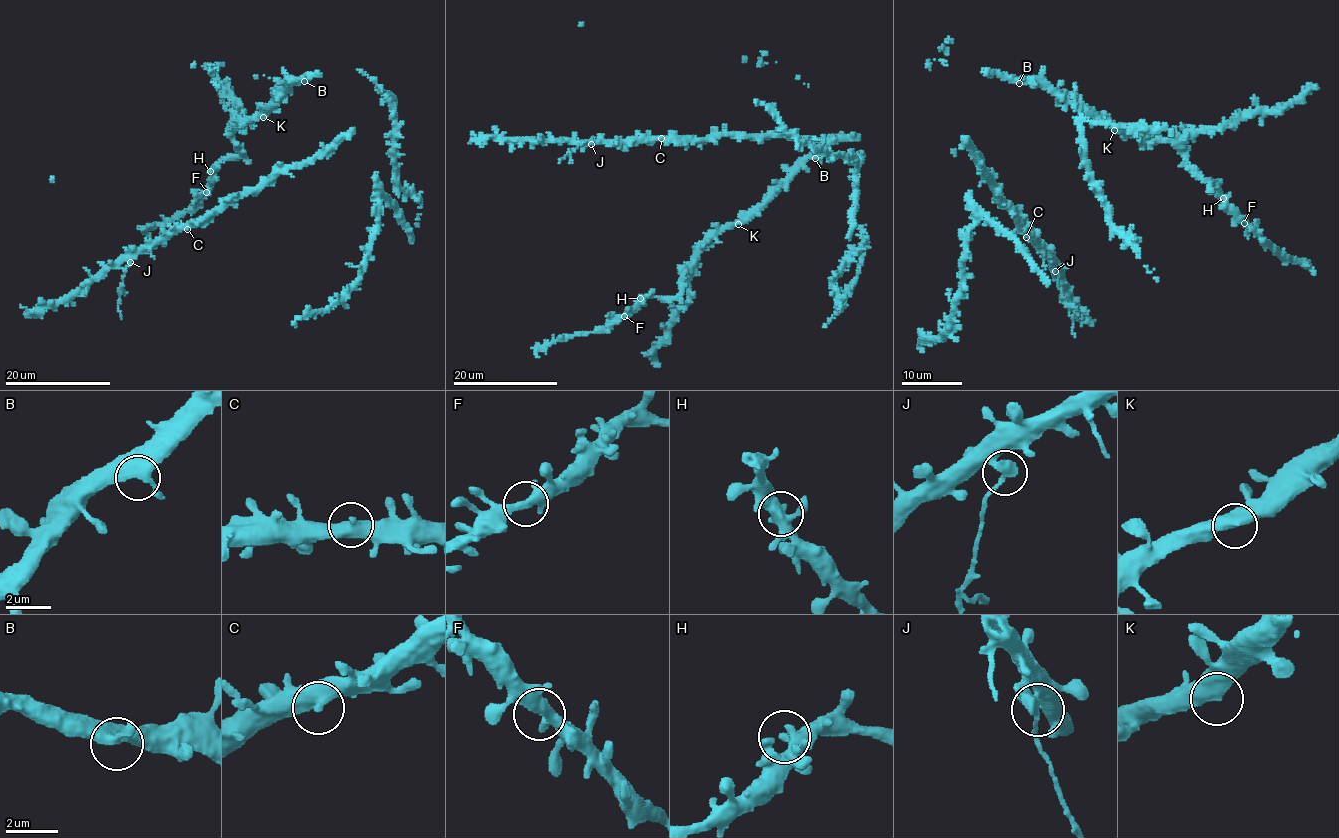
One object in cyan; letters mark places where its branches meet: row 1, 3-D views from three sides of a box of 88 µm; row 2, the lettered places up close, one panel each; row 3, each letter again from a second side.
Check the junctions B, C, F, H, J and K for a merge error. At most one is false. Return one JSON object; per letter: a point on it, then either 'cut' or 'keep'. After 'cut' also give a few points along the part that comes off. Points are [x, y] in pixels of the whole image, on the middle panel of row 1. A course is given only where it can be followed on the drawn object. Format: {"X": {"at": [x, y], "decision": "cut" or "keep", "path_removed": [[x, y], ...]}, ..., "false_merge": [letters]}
{"B": {"at": [815, 158], "decision": "keep"}, "C": {"at": [661, 138], "decision": "keep"}, "F": {"at": [624, 316], "decision": "keep"}, "H": {"at": [640, 298], "decision": "keep"}, "J": {"at": [591, 144], "decision": "cut", "path_removed": [[591, 143], [585, 143], [559, 159], [559, 162]]}, "K": {"at": [738, 224], "decision": "keep"}, "false_merge": ["J"]}

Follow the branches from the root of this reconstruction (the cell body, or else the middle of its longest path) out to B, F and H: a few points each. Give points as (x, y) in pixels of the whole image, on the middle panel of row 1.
B: (841, 136), (815, 158)
F: (841, 136), (831, 137), (775, 192), (706, 245), (684, 269), (677, 296), (645, 298), (624, 316)
H: (841, 136), (831, 137), (775, 192), (706, 245), (700, 256), (684, 269), (680, 292), (677, 296), (640, 298)

